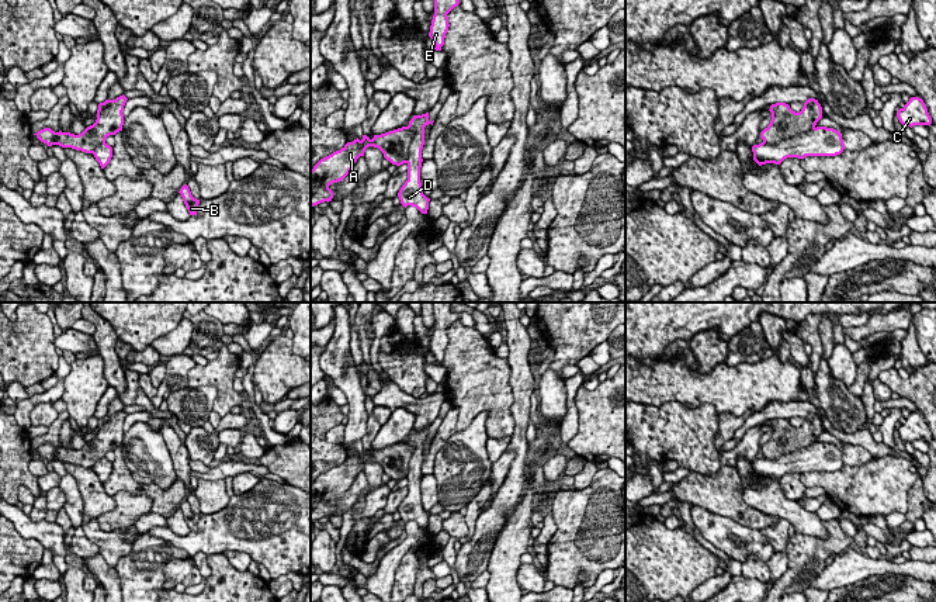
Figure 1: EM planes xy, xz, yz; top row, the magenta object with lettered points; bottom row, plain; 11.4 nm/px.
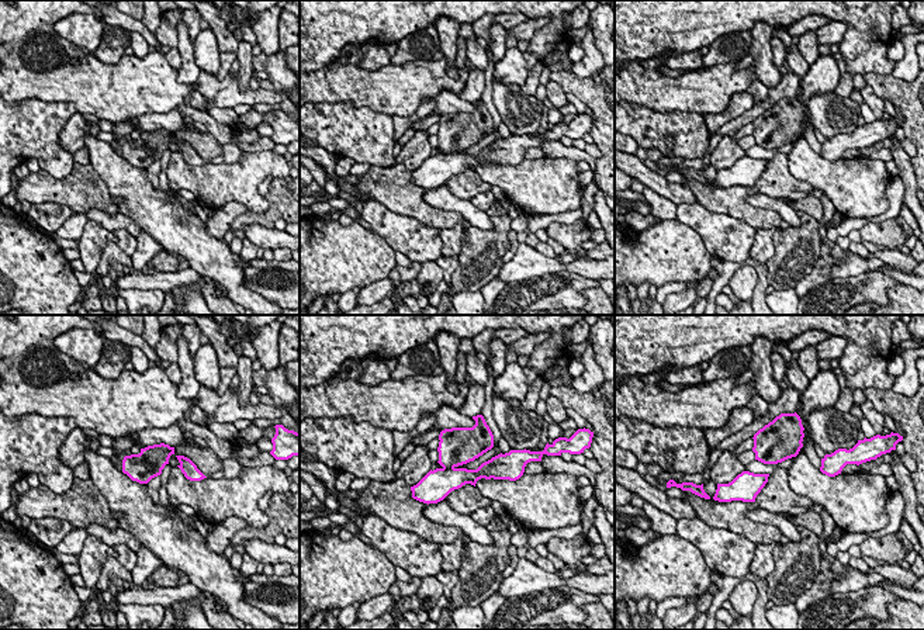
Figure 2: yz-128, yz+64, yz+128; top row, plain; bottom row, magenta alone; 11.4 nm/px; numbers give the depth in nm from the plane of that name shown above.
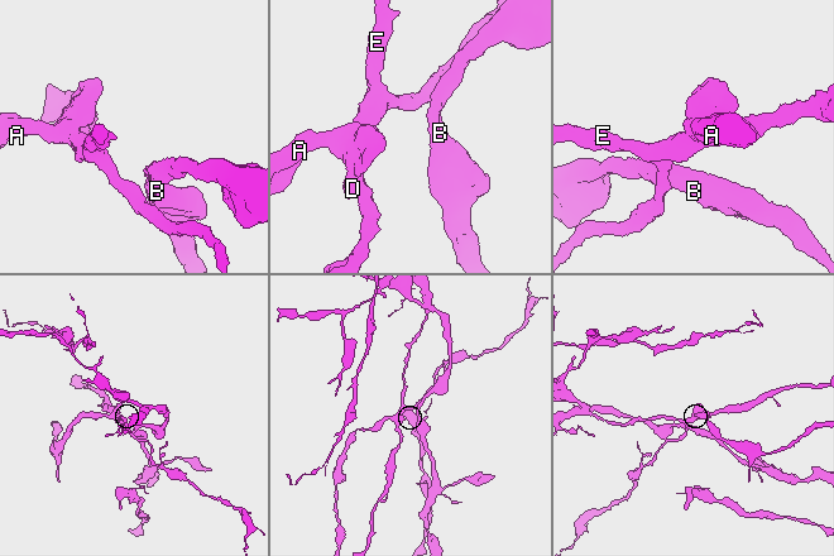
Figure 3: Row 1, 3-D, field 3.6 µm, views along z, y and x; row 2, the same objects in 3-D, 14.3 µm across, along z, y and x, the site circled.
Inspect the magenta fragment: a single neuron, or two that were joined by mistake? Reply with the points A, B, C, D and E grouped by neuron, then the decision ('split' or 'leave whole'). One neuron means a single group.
A B / C D E | split

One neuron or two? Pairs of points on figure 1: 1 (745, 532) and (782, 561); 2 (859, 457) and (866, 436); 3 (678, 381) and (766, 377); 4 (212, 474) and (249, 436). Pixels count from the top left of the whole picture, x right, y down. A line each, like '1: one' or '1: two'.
1: two
2: two
3: one
4: two

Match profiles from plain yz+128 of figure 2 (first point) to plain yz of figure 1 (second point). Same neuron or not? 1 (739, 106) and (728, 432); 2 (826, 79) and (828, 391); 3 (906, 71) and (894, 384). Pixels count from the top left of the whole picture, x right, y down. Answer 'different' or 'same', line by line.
1: same
2: different
3: different

